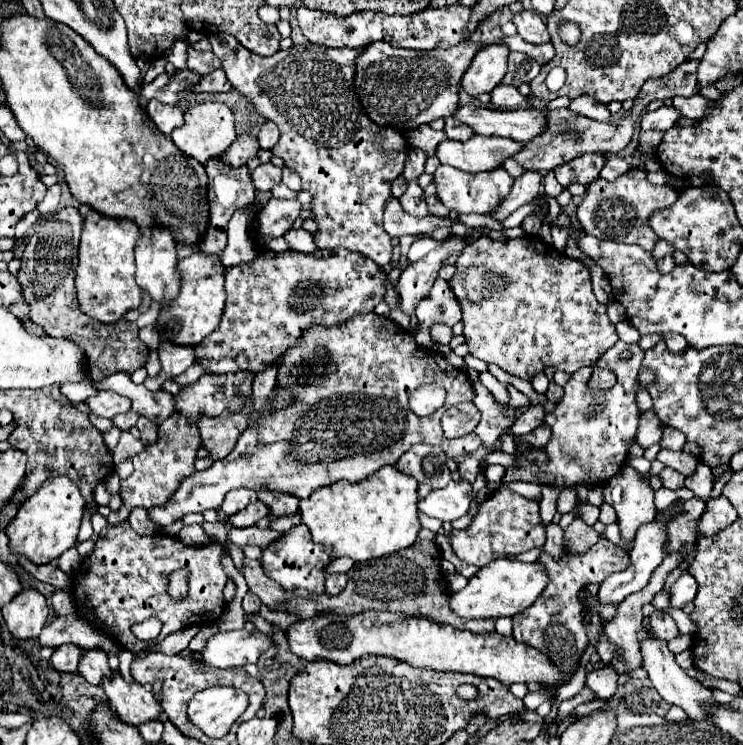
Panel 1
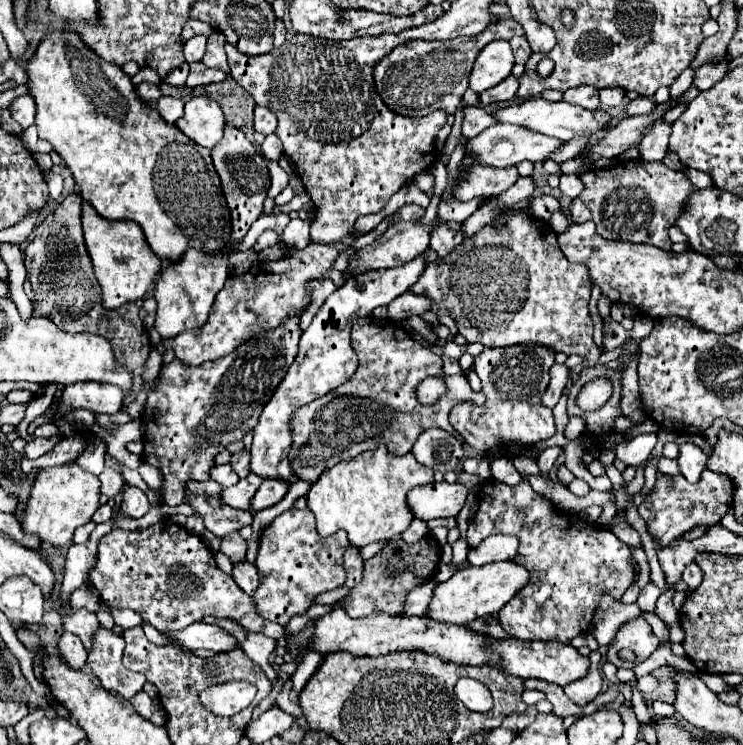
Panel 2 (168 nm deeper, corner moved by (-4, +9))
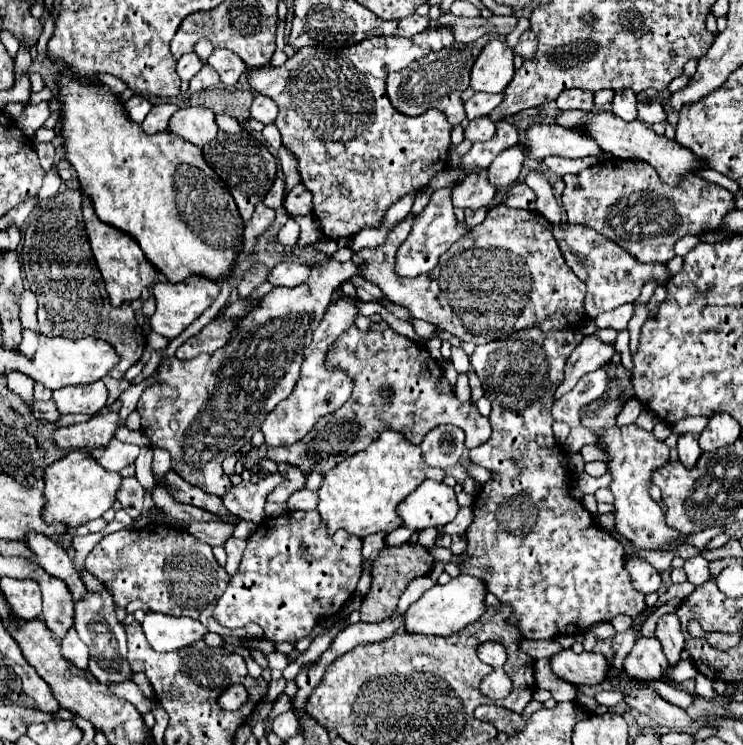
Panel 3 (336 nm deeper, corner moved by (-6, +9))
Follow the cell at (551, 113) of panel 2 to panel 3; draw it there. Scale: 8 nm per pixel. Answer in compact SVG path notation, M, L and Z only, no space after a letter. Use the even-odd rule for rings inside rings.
M568 110L568 112L560 112L556 122L560 126L588 126L588 134L592 134L592 138L596 138L598 146L604 152L612 152L616 158L622 158L622 160L648 162L650 166L656 168L656 172L660 174L660 180L670 184L670 186L676 186L684 174L692 174L696 170L708 168L700 158L694 156L692 150L686 150L684 146L680 146L674 140L668 140L666 136L658 136L650 126L646 126L640 120L624 122L624 120L620 120L620 118L616 118L614 114L608 114L608 112Z

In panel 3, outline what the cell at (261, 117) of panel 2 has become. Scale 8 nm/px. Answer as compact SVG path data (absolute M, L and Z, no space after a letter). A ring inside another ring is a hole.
M256 94L254 102L252 102L252 106L250 106L250 114L252 114L256 120L260 120L260 122L270 124L270 122L274 122L274 118L276 118L276 114L278 114L278 106L276 106L276 102L274 102L272 98L266 98L266 96L262 96L262 94Z

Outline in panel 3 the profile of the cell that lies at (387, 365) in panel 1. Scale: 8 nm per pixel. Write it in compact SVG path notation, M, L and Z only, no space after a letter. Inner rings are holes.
M356 325L332 344L326 356L328 368L340 368L354 382L354 392L348 402L332 416L322 418L308 436L290 446L254 446L246 456L246 468L252 468L256 460L270 458L276 462L288 462L300 466L306 474L328 472L338 460L352 456L368 448L376 436L384 430L402 432L412 444L420 444L426 432L440 424L452 424L466 432L466 448L476 448L490 438L490 422L480 416L474 402L462 404L452 392L448 380L442 376L442 368L432 364L432 356L424 344L412 342L406 336L386 328L380 331L361 331ZM382 386L392 388L390 398L382 398Z

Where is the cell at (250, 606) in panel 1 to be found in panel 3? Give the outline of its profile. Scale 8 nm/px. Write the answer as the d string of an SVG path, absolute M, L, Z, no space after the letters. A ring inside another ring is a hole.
M230 536L230 538L224 542L224 550L226 550L226 554L228 554L228 562L226 562L224 570L232 576L232 574L236 574L236 566L240 564L240 558L242 558L242 554L244 554L244 540L238 540L238 538Z

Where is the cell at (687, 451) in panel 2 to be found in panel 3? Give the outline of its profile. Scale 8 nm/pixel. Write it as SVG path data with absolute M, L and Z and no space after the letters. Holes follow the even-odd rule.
M680 434L678 436L678 454L680 454L680 462L684 462L684 466L692 468L698 460L698 456L702 454L702 450L698 448L698 434Z

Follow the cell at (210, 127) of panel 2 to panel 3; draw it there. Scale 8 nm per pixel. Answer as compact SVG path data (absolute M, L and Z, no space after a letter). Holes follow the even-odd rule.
M180 108L172 114L168 122L168 132L184 138L186 142L202 148L212 138L216 138L218 126L214 122L214 112L208 108Z

